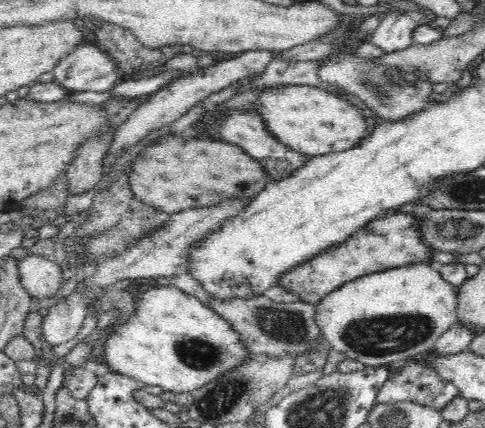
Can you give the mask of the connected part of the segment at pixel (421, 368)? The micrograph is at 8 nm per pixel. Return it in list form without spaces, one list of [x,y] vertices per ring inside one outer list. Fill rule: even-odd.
[[[412,359],[395,367],[393,378],[380,388],[377,394],[378,404],[395,402],[413,402],[441,411],[450,404],[460,389],[452,382],[443,380],[426,363]]]

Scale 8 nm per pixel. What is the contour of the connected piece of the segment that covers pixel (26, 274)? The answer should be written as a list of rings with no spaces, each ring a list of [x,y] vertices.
[[[27,255],[18,265],[21,285],[26,292],[44,302],[62,288],[62,269],[53,257]]]

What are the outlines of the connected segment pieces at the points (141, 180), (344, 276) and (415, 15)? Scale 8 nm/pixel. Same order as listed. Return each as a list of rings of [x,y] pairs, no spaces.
[[[190,131],[174,134],[131,162],[129,184],[134,198],[168,214],[189,208],[214,206],[228,198],[253,197],[272,182],[252,156],[220,140],[198,139]]]
[[[410,211],[385,214],[380,219],[372,220],[364,228],[360,228],[343,244],[320,252],[308,262],[298,264],[292,270],[284,272],[278,278],[278,283],[288,291],[296,293],[299,300],[315,305],[328,293],[340,288],[349,280],[408,264],[435,263],[432,258],[434,250],[425,244],[421,236],[420,226],[423,220],[424,218],[416,219]]]
[[[391,10],[382,16],[377,29],[369,38],[369,43],[387,53],[394,52],[413,43],[413,30],[417,26],[428,24],[433,25],[433,20],[418,11]]]

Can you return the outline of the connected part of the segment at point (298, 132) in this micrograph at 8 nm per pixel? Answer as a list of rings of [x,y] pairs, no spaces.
[[[281,85],[258,96],[257,113],[281,144],[309,157],[355,148],[366,136],[364,114],[340,97],[312,85]]]

